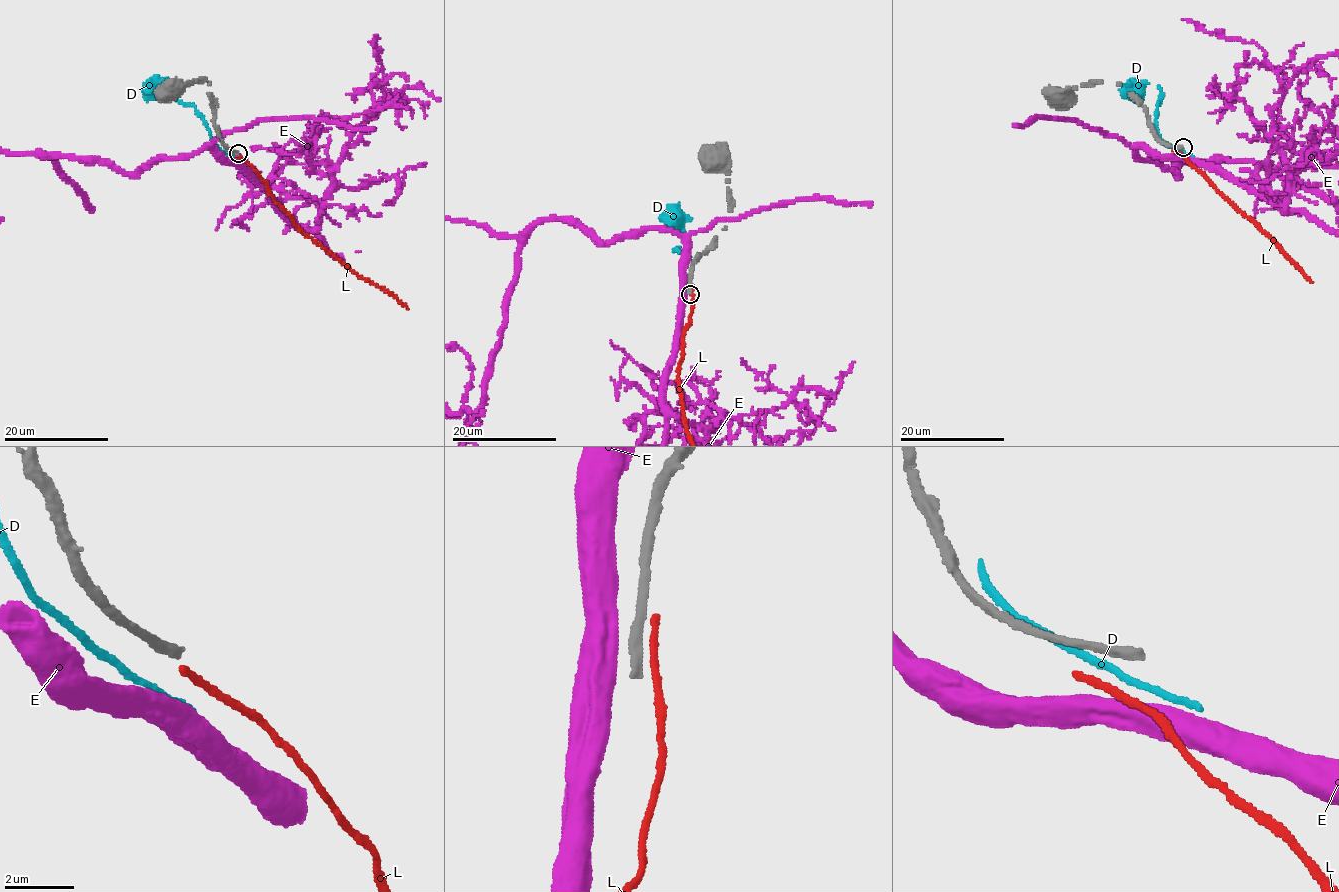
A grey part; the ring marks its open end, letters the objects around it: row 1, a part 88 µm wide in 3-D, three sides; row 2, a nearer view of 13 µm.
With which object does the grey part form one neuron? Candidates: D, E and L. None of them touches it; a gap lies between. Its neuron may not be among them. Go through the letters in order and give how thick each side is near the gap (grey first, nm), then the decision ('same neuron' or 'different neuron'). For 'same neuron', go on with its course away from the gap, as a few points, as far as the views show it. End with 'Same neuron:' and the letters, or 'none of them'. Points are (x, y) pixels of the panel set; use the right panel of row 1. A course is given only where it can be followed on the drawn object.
D: 260 nm thick on the grey side, 180 nm on the other; different neuron
E: 260 nm thick on the grey side, 550 nm on the other; different neuron
L: 260 nm thick on the grey side, 240 nm on the other; different neuron
Same neuron: none of them

